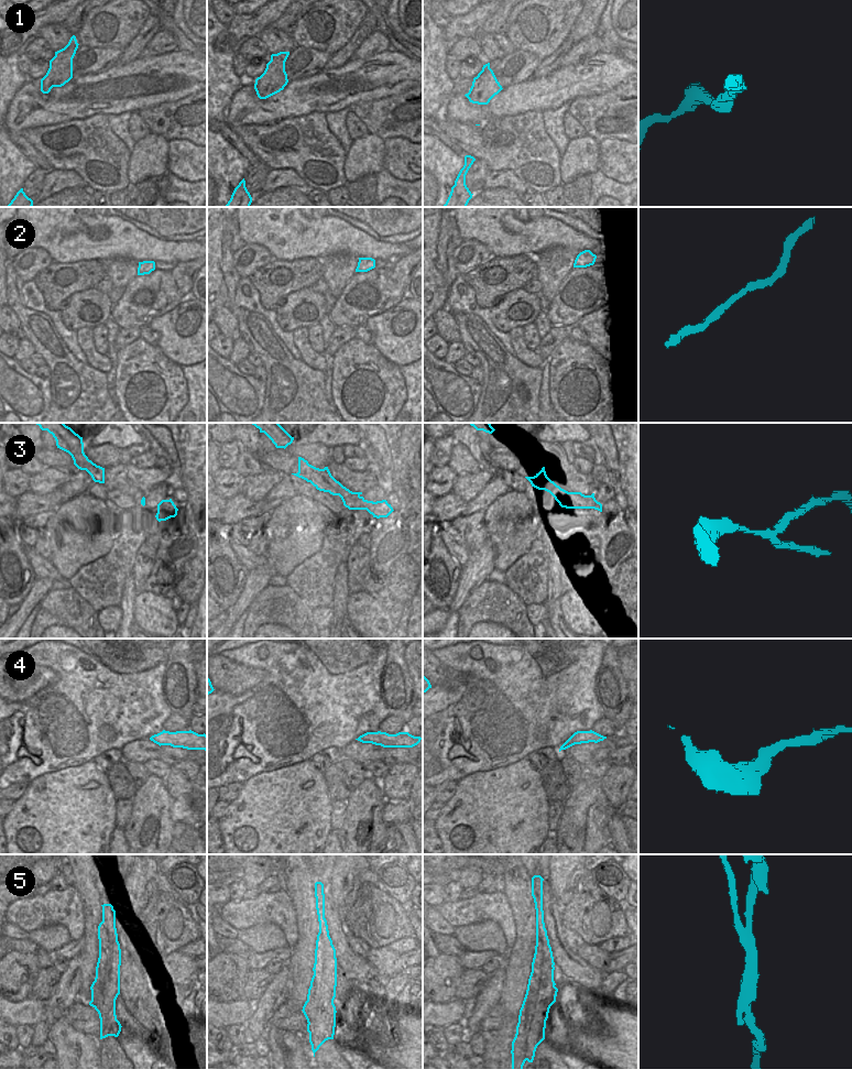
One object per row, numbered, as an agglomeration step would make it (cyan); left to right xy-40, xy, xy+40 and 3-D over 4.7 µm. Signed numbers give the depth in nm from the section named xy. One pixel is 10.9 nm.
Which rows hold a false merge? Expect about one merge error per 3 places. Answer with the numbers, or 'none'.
3, 5

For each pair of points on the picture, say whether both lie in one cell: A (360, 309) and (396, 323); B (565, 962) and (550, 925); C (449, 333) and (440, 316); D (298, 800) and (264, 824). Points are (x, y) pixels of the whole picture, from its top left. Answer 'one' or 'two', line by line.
A: two
B: one
C: one
D: one

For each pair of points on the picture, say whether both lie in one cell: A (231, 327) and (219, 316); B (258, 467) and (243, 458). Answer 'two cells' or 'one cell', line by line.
A: one cell
B: one cell

